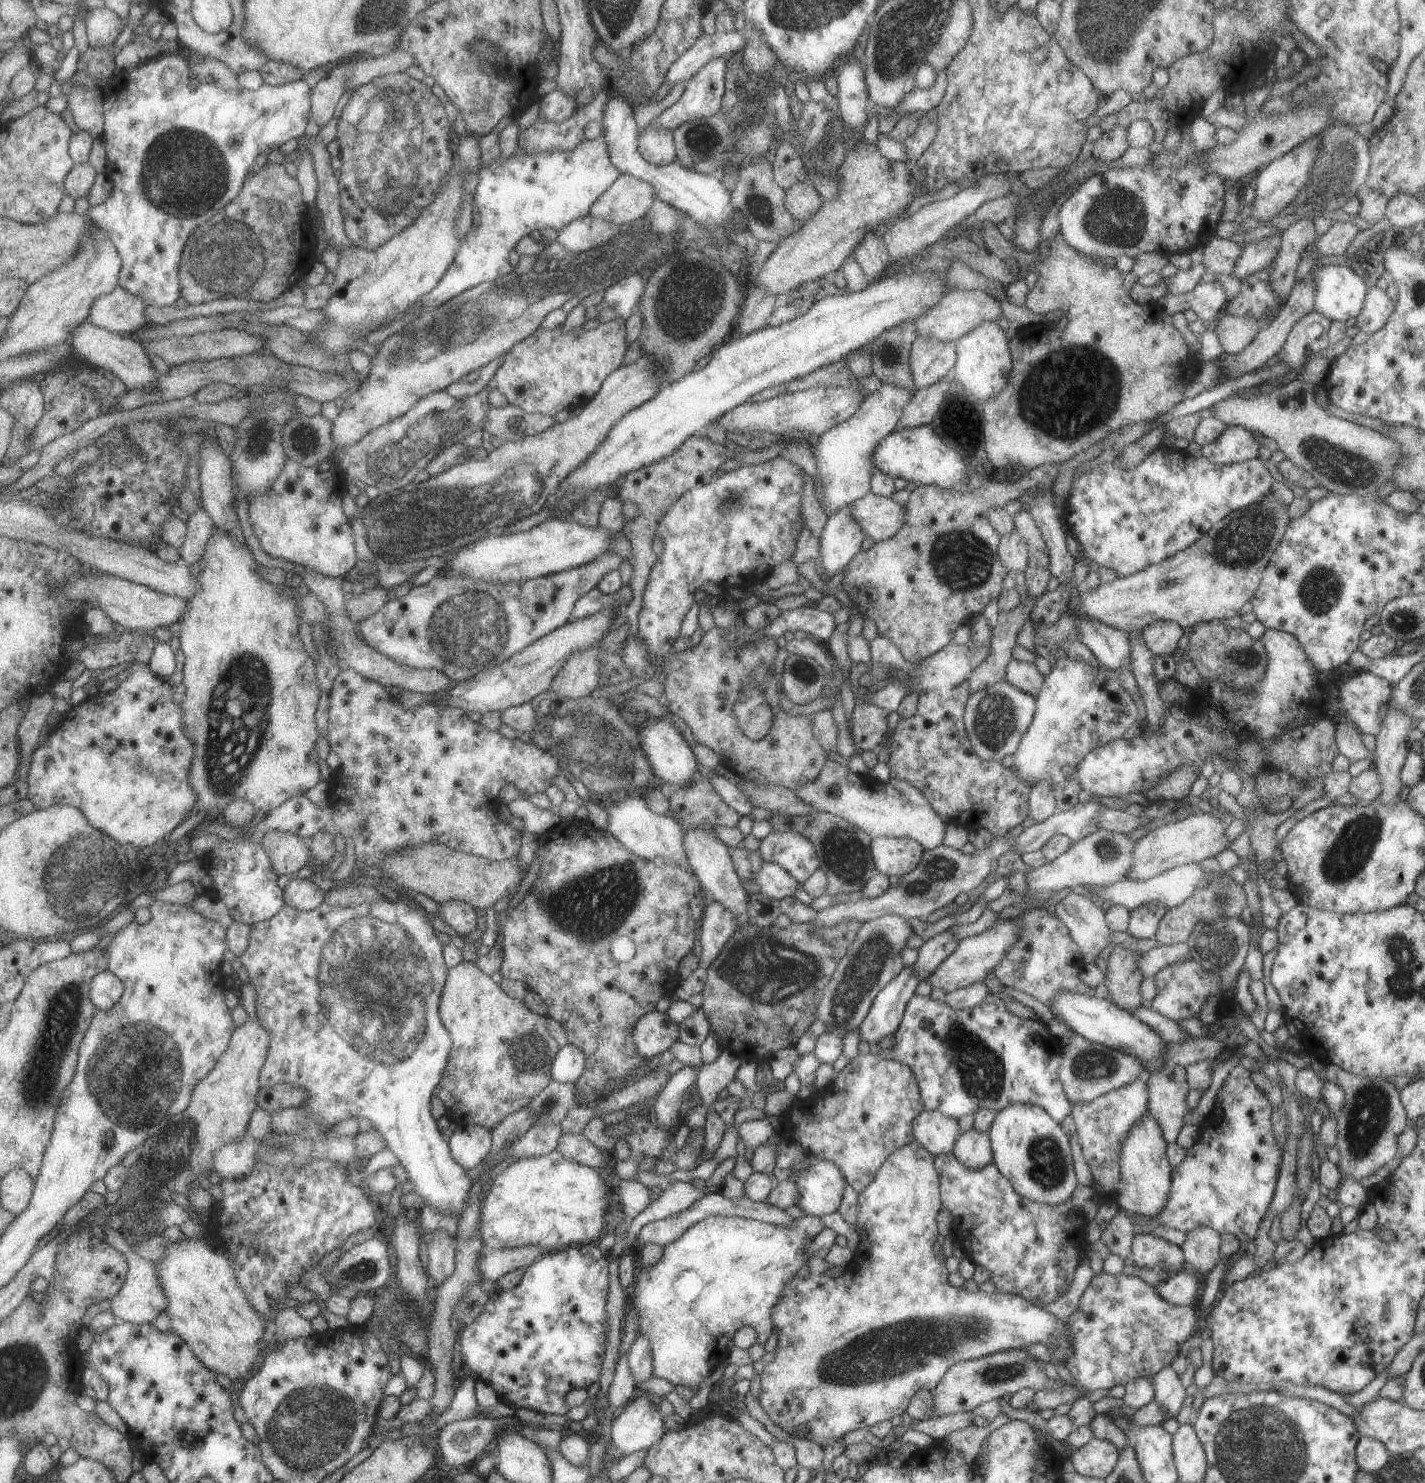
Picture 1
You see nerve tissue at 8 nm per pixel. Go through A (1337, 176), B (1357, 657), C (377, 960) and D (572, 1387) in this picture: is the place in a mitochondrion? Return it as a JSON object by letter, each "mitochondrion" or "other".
{"A":"mitochondrion","B":"other","C":"mitochondrion","D":"other"}

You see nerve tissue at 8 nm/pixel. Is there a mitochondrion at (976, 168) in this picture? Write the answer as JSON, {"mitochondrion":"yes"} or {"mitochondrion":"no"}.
{"mitochondrion":"no"}

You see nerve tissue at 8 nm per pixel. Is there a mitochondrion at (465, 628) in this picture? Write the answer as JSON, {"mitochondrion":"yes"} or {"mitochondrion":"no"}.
{"mitochondrion":"yes"}

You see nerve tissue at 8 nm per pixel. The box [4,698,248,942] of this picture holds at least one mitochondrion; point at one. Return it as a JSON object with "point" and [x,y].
{"point":[83,881]}

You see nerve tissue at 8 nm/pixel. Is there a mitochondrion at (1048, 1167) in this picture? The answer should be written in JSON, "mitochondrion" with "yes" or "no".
{"mitochondrion":"yes"}

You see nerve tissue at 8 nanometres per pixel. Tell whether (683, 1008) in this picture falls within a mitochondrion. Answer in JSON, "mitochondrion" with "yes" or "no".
{"mitochondrion":"no"}

